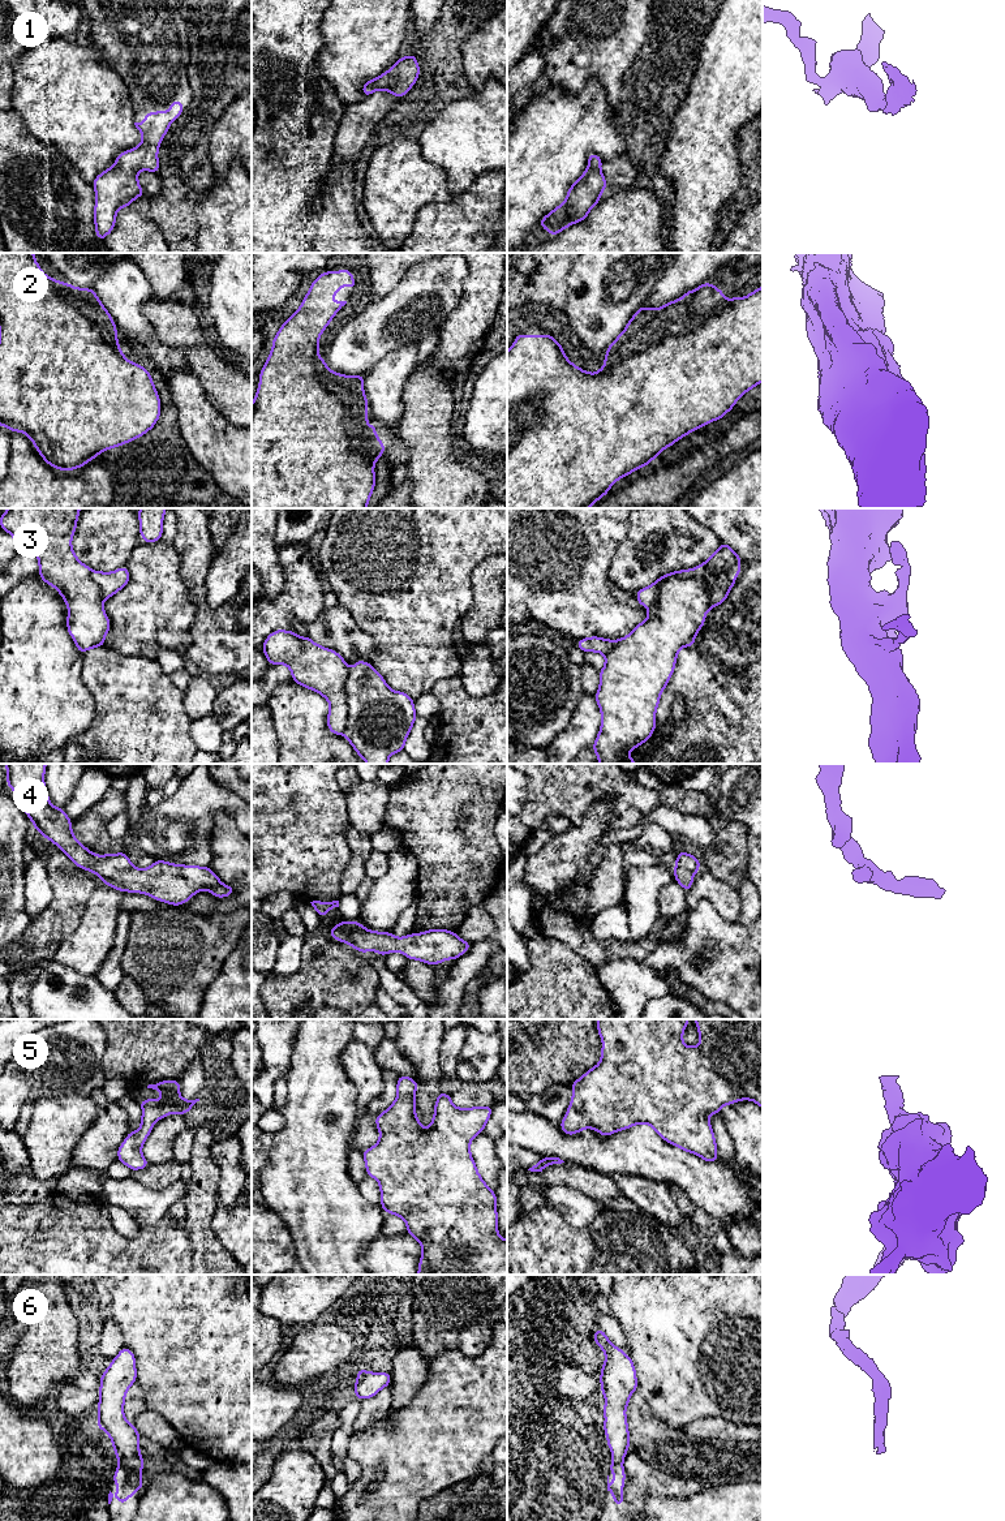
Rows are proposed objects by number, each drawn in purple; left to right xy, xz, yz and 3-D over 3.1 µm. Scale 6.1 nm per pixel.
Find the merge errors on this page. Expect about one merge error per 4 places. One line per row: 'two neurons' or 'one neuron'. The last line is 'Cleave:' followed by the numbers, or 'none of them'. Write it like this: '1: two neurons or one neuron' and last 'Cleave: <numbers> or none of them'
1: one neuron
2: two neurons
3: two neurons
4: one neuron
5: one neuron
6: one neuron
Cleave: 2, 3

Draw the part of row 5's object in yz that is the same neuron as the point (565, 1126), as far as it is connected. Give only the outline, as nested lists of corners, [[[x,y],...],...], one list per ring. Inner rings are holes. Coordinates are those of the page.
[[[597,1019],[597,1031],[602,1040],[600,1062],[584,1073],[572,1084],[572,1099],[566,1116],[561,1122],[561,1129],[566,1135],[574,1135],[583,1129],[594,1129],[598,1134],[609,1137],[617,1131],[631,1129],[639,1123],[647,1123],[654,1129],[665,1142],[680,1150],[697,1155],[706,1163],[718,1160],[716,1137],[712,1130],[709,1116],[720,1110],[723,1105],[735,1104],[740,1100],[755,1101],[763,1109],[763,1019],[695,1019],[700,1044],[688,1047],[683,1043],[683,1034],[690,1019]]]

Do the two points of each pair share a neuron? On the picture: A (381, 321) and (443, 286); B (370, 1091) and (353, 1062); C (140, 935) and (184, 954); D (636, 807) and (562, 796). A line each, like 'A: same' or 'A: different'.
A: same
B: same
C: same
D: same

